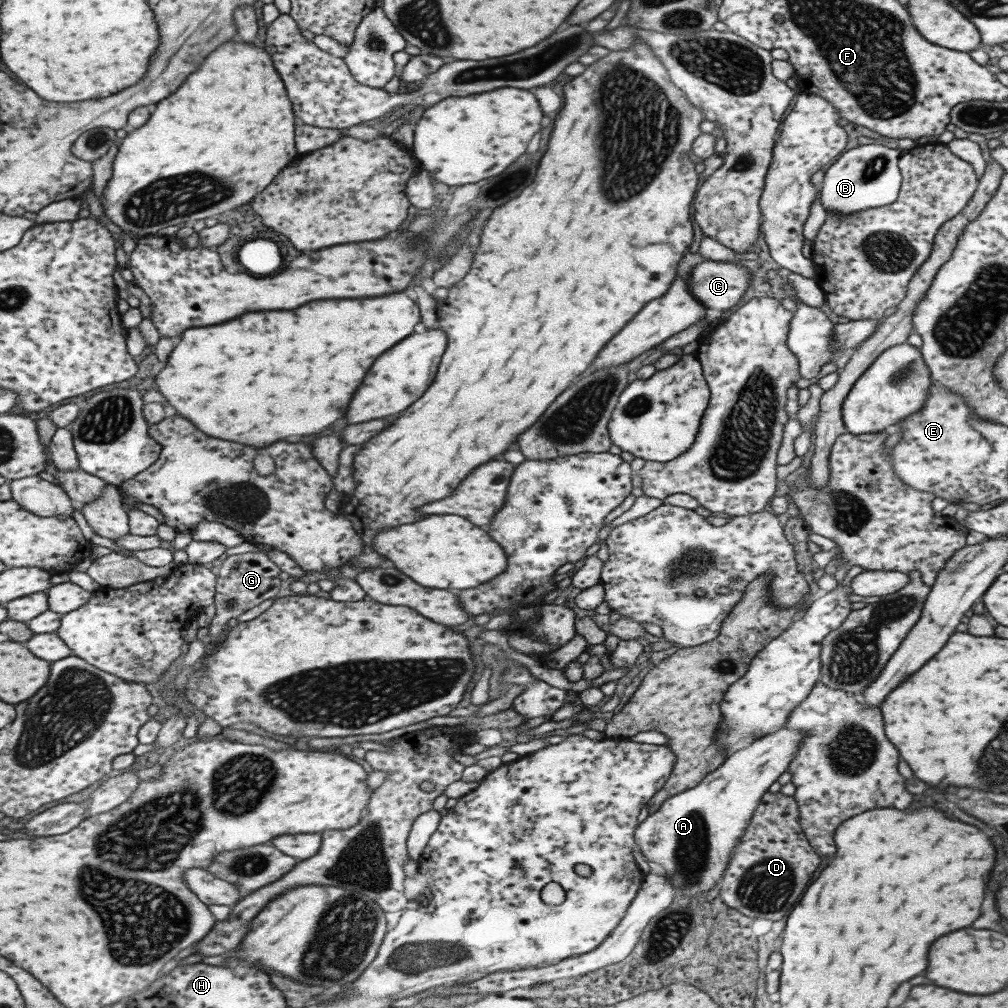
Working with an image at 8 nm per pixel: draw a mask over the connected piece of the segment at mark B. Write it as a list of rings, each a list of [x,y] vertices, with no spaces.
[[[879,144],[846,149],[824,172],[819,184],[819,201],[827,213],[857,213],[891,204],[899,194],[902,176],[898,169],[900,150]]]

